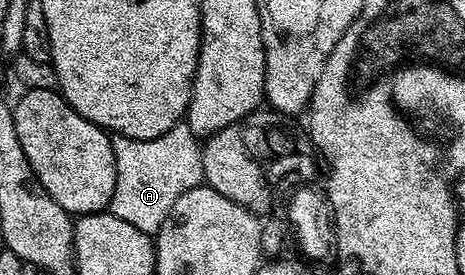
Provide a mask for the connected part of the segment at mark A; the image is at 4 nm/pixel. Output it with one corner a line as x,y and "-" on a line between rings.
181,121
168,128
164,136
156,136
152,140
132,140
122,134
115,134
111,137
110,143
116,156
116,188
108,207
109,213
120,216
120,220
132,224
132,228
140,228
140,232
151,236
157,235
168,212
172,212
172,204
176,204
176,200
180,200
184,192
203,185
202,148
198,135
186,126
185,121

